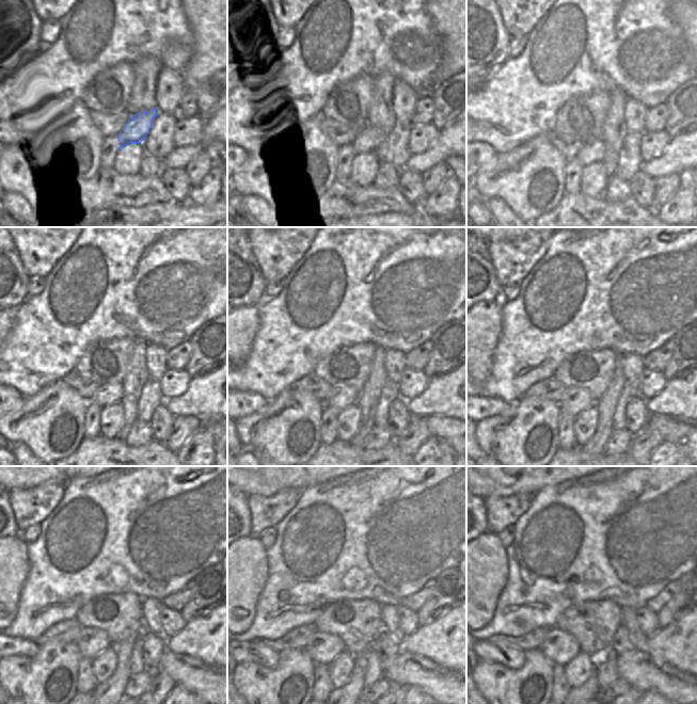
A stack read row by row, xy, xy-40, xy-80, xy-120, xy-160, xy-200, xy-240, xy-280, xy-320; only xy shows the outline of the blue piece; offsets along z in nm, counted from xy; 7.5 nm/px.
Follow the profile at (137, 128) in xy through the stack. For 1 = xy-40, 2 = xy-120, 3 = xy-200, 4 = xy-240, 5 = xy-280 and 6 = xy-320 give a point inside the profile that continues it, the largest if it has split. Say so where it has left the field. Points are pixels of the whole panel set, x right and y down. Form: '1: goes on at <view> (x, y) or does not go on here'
1: goes on at xy-40 (365, 144)
2: goes on at xy-120 (109, 394)
3: goes on at xy-200 (574, 400)
4: goes on at xy-240 (91, 642)
5: goes on at xy-280 (322, 648)
6: goes on at xy-320 (559, 646)

